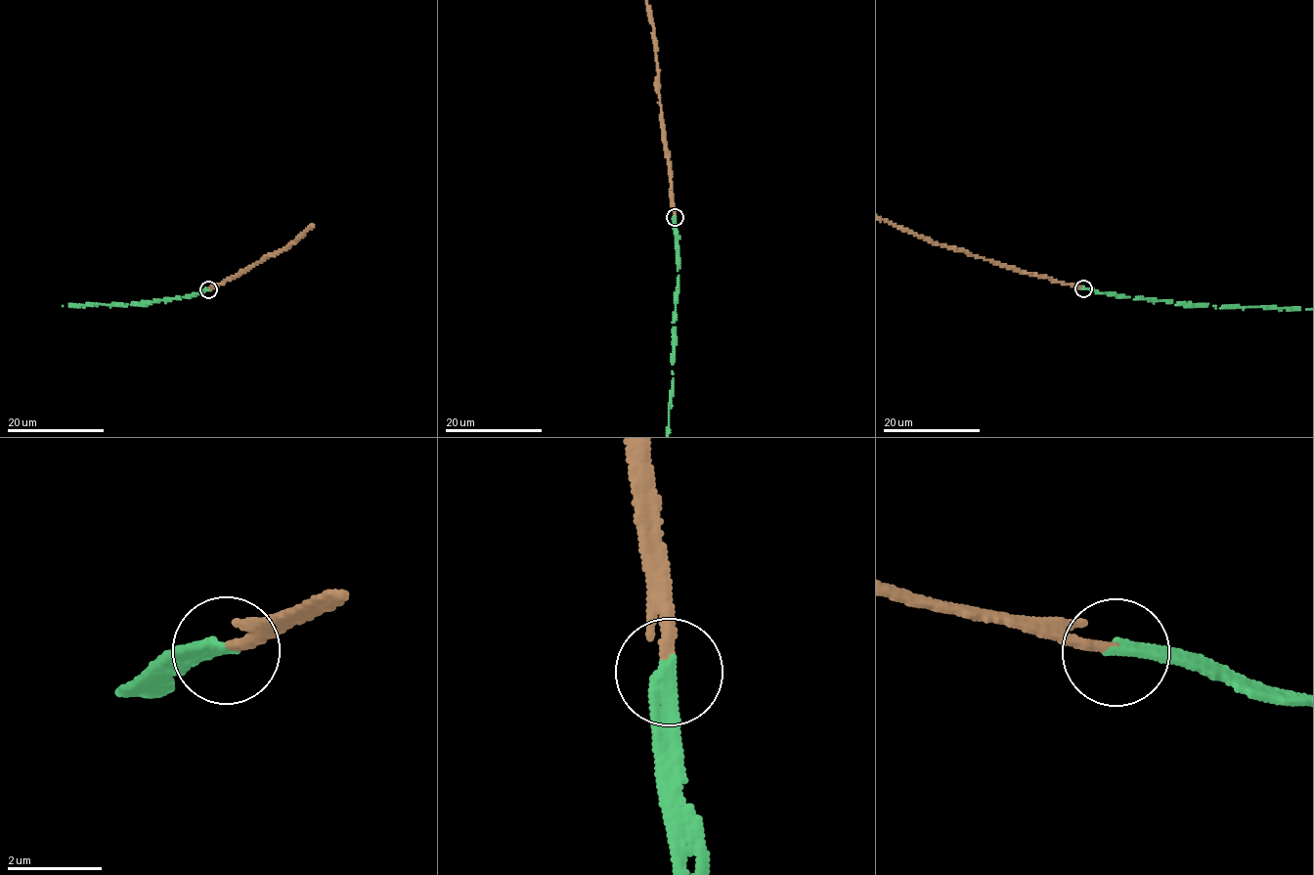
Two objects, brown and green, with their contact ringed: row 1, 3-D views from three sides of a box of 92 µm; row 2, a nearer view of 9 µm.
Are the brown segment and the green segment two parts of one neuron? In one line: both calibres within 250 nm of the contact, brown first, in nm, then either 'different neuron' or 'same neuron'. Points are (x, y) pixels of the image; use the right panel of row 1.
220/320 nm | same neuron

